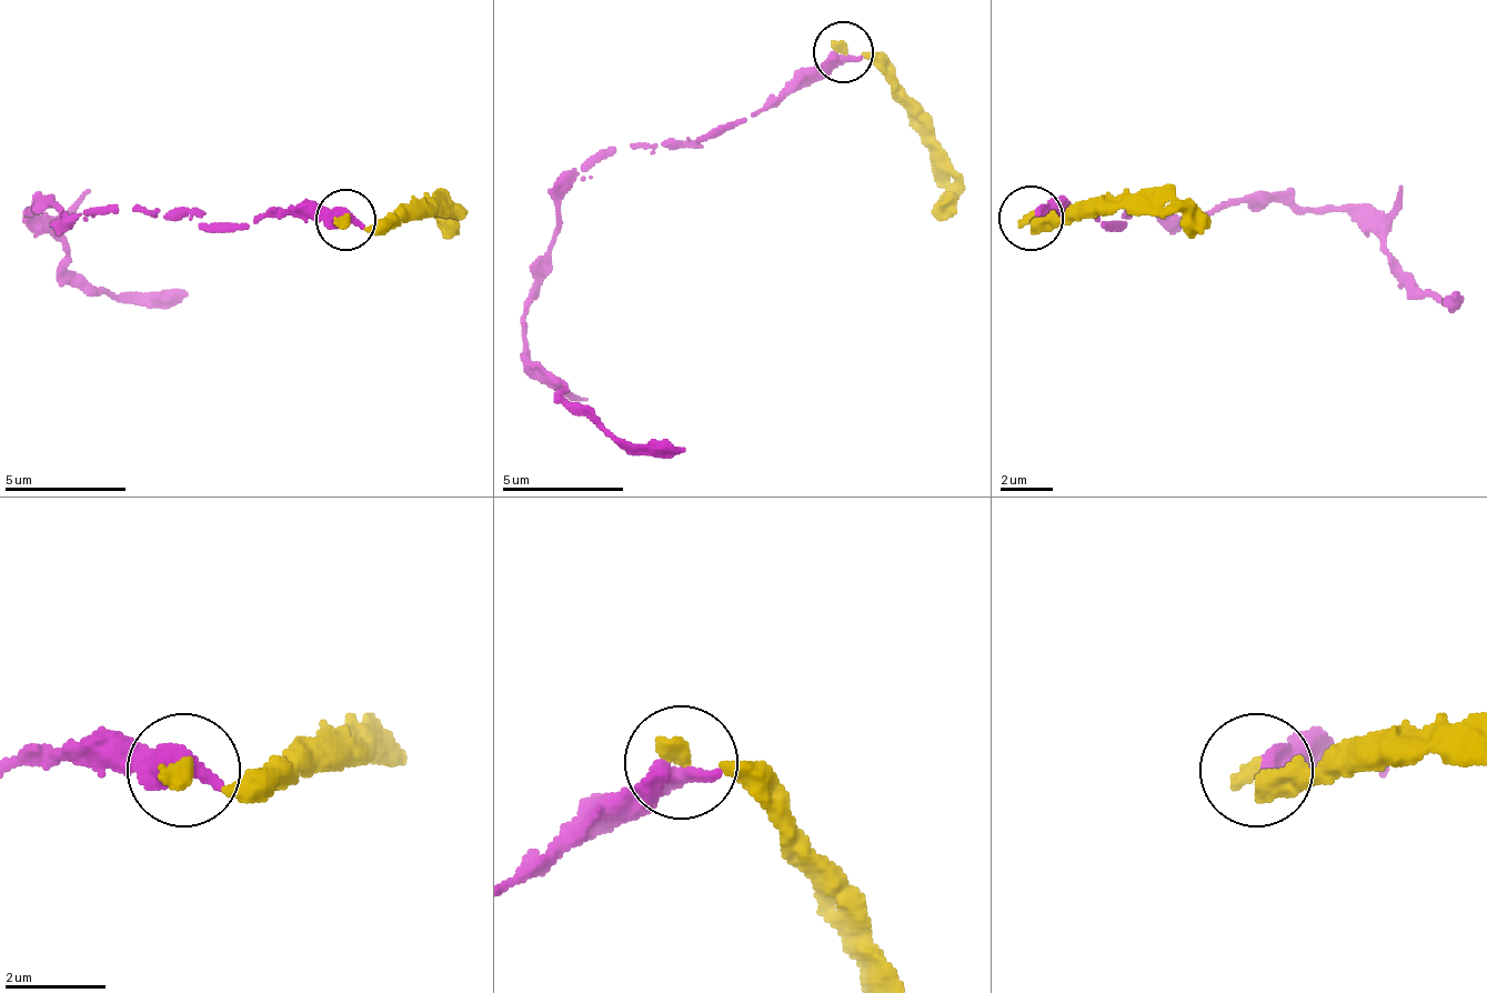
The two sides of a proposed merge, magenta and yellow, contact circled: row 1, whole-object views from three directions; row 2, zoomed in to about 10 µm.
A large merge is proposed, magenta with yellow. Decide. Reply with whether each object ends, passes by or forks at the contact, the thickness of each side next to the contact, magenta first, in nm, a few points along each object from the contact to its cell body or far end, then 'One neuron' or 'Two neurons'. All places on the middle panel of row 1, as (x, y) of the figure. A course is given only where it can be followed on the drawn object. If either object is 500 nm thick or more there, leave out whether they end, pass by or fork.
Thickness 500 nm (magenta) against 280 nm. Course of magenta: (842, 53), (713, 132), (616, 144), (561, 200), (525, 352), (634, 449), (683, 449). Course of yellow: (842, 53), (865, 53), (921, 120), (951, 181), (951, 200), (938, 218). Two neurons

